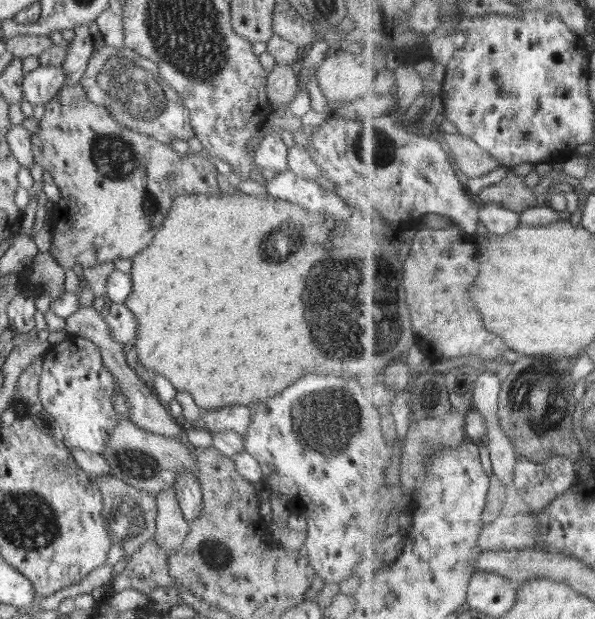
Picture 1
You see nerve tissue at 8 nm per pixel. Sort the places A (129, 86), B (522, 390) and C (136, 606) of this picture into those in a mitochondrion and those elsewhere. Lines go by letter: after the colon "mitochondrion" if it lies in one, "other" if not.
A: mitochondrion
B: mitochondrion
C: other

